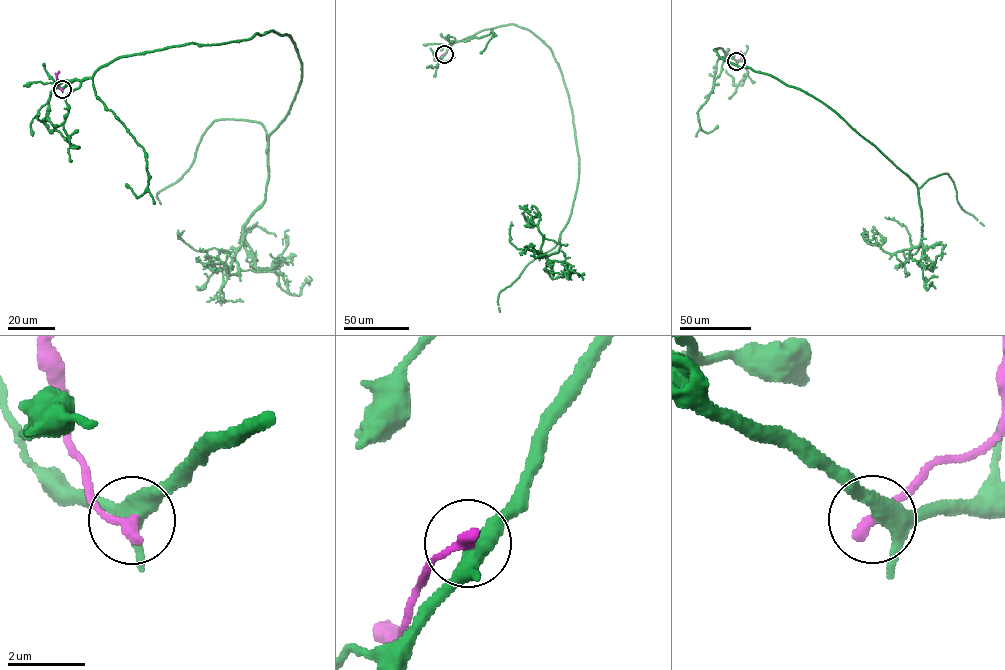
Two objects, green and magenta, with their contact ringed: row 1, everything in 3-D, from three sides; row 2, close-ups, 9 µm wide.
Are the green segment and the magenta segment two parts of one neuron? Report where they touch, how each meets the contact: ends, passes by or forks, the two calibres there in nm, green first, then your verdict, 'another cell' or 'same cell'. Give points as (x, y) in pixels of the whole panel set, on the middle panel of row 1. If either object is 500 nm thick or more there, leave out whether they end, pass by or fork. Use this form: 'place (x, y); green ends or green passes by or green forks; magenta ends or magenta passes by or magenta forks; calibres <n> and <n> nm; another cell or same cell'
place (444, 54); green forks; magenta ends; calibres 360 and 320 nm; another cell

